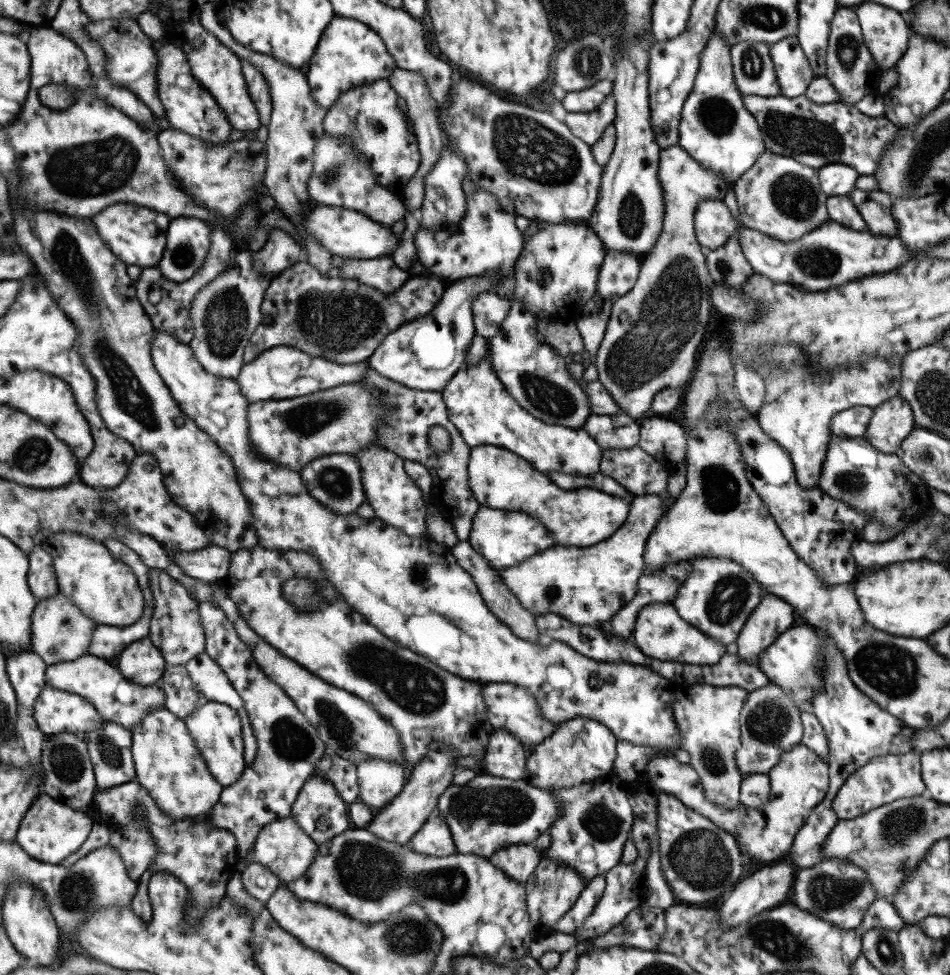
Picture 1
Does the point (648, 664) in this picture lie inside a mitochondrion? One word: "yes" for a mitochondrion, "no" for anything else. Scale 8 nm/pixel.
no

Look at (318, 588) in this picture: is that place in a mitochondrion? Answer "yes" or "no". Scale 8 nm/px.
no

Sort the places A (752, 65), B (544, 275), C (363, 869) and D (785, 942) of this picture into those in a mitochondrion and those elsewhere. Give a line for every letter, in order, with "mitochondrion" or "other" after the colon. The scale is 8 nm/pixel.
A: mitochondrion
B: other
C: mitochondrion
D: mitochondrion

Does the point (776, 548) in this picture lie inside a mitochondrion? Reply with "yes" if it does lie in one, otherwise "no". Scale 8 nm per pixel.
no

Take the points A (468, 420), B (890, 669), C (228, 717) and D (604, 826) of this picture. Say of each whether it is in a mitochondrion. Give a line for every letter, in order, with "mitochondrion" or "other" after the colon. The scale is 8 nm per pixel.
A: other
B: mitochondrion
C: other
D: mitochondrion

